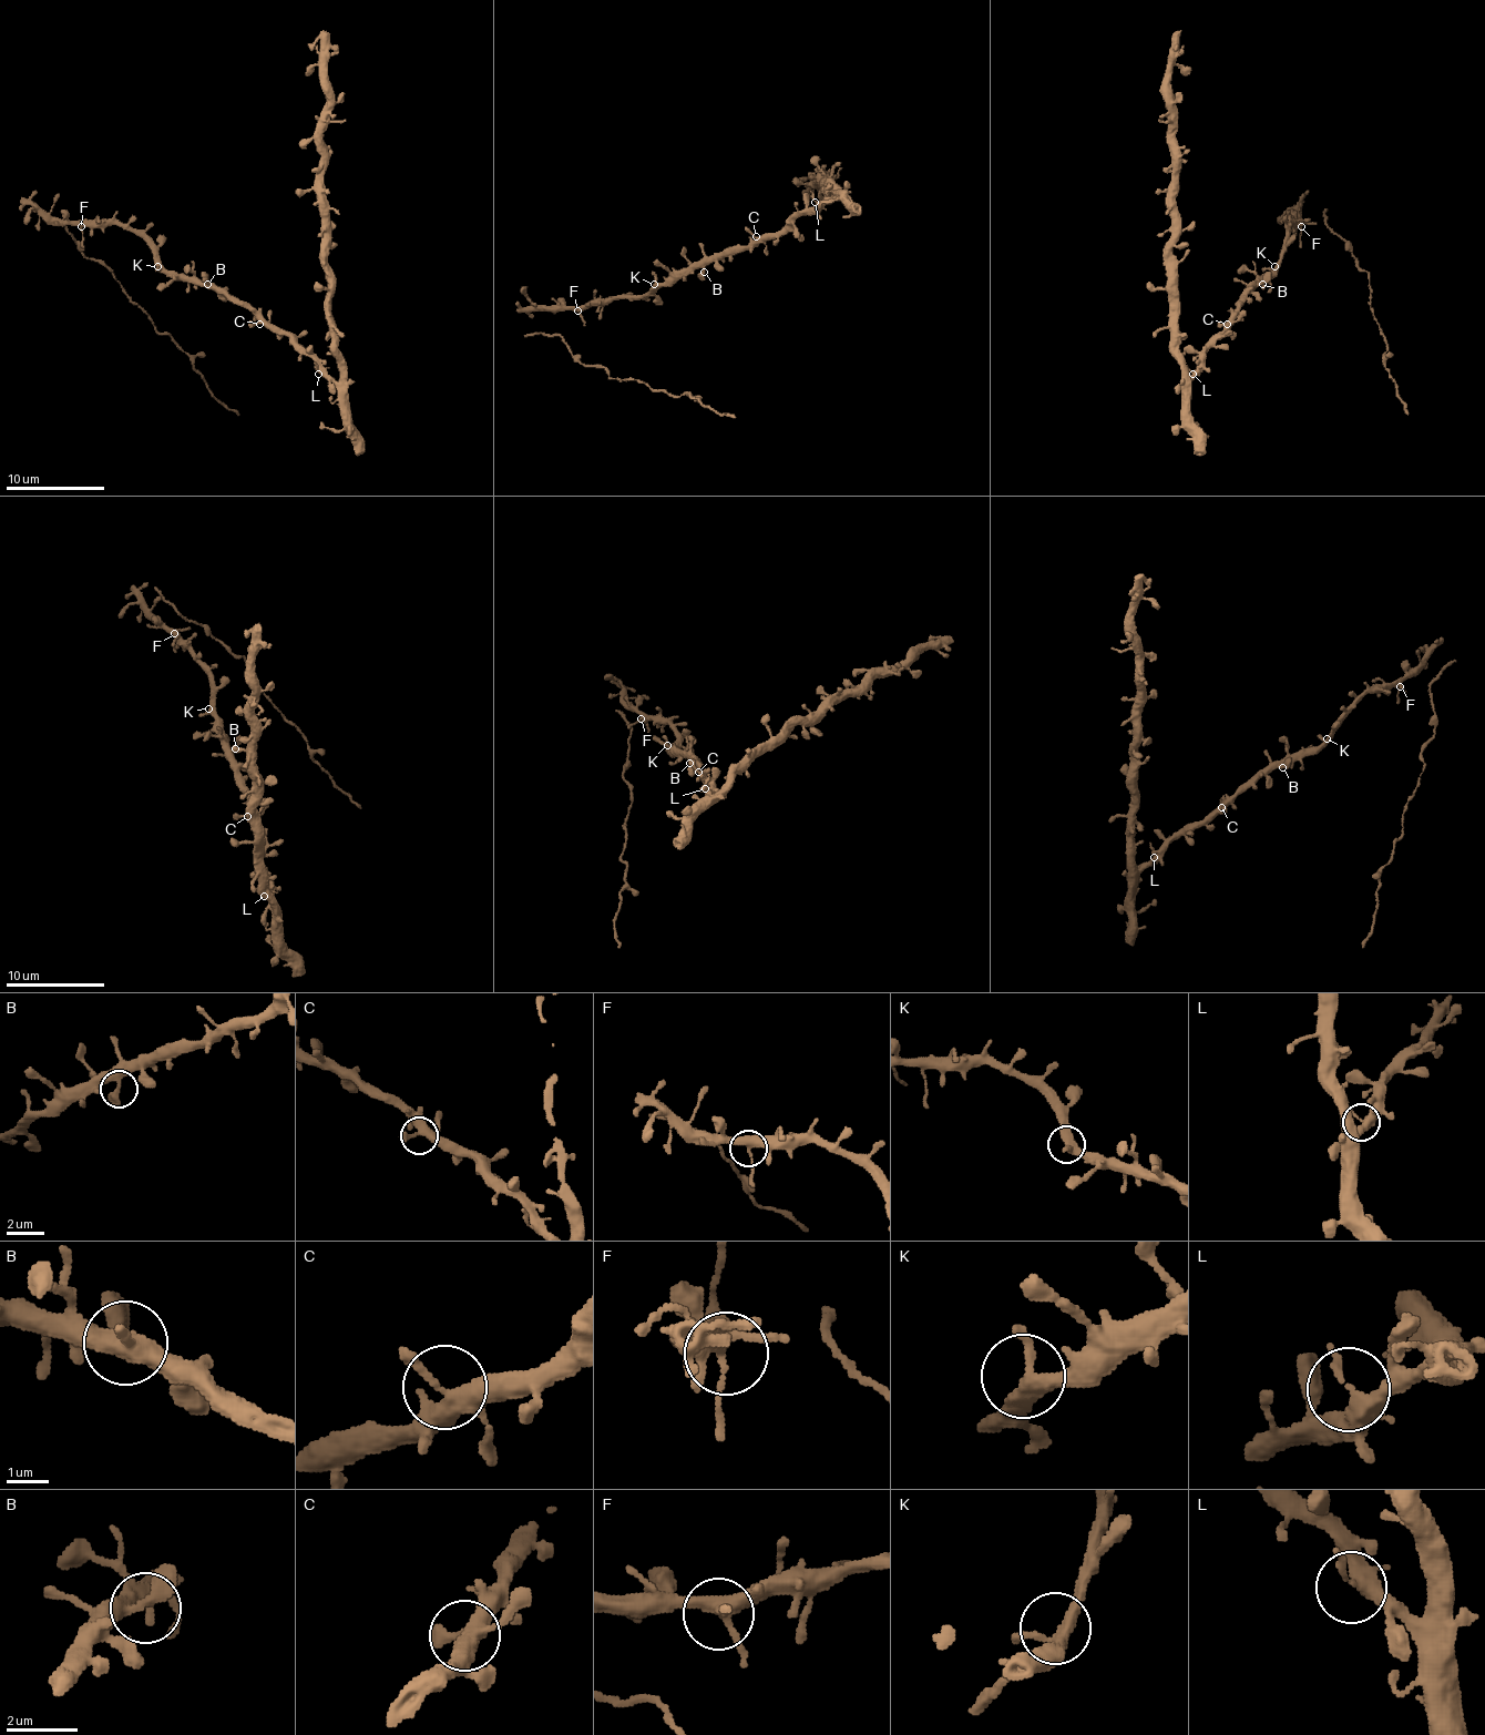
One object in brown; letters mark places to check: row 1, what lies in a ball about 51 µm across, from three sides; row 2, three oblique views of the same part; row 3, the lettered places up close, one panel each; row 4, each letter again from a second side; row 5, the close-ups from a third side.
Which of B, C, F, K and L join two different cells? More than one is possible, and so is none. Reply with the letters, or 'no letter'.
no letter

